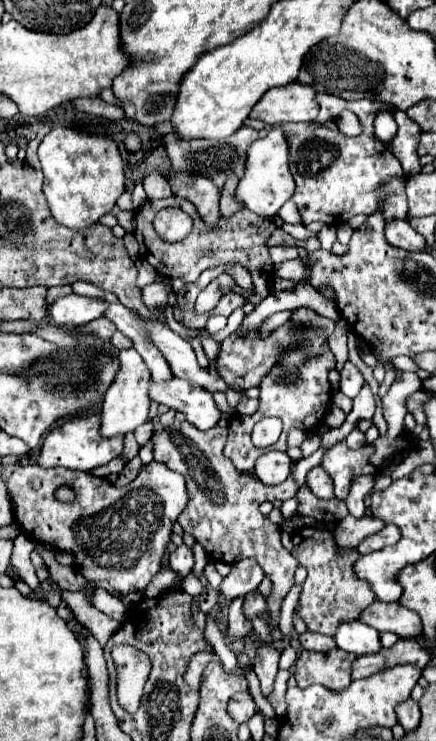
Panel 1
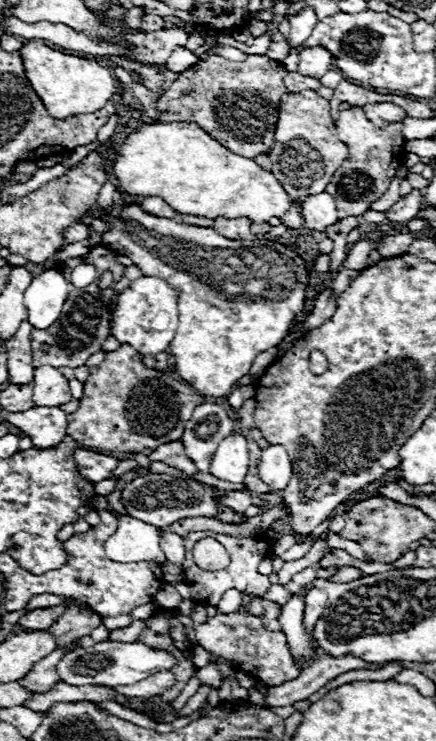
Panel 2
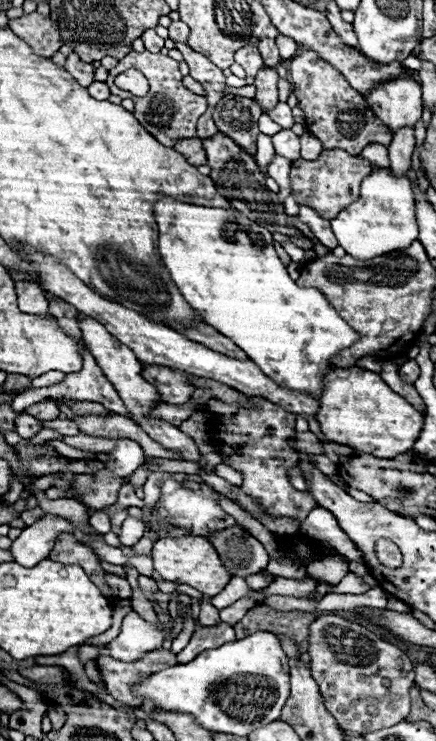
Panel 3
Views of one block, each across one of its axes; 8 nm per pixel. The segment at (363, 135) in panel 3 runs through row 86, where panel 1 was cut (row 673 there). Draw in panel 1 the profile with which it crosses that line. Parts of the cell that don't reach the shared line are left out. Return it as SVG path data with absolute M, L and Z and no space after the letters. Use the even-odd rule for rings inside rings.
M332 648L328 652L302 650L294 664L294 676L300 688L320 684L330 690L342 690L352 682L350 666L356 658L358 656L350 656L340 648Z

